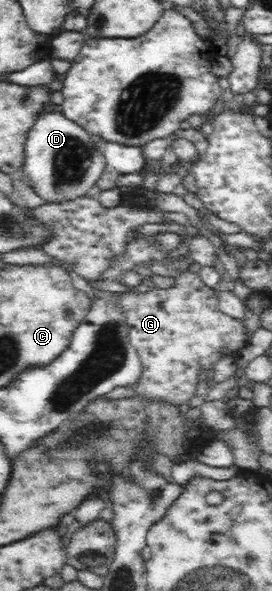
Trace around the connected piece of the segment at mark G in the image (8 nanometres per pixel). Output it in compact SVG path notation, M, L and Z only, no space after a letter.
M189 267L170 273L172 278L175 278L175 282L171 286L155 288L149 292L139 292L135 296L131 296L131 294L117 296L117 308L127 323L130 343L138 352L143 370L141 370L137 384L113 389L110 393L102 396L104 400L136 399L137 394L143 394L139 398L171 400L171 402L167 402L167 405L172 405L173 408L179 404L185 404L187 400L193 398L193 394L197 394L199 372L211 370L215 366L215 362L219 362L221 358L229 356L229 354L235 354L237 350L247 346L249 336L245 332L245 324L241 322L241 319L233 318L219 308L217 290L203 283L203 279L197 273L197 267Z

